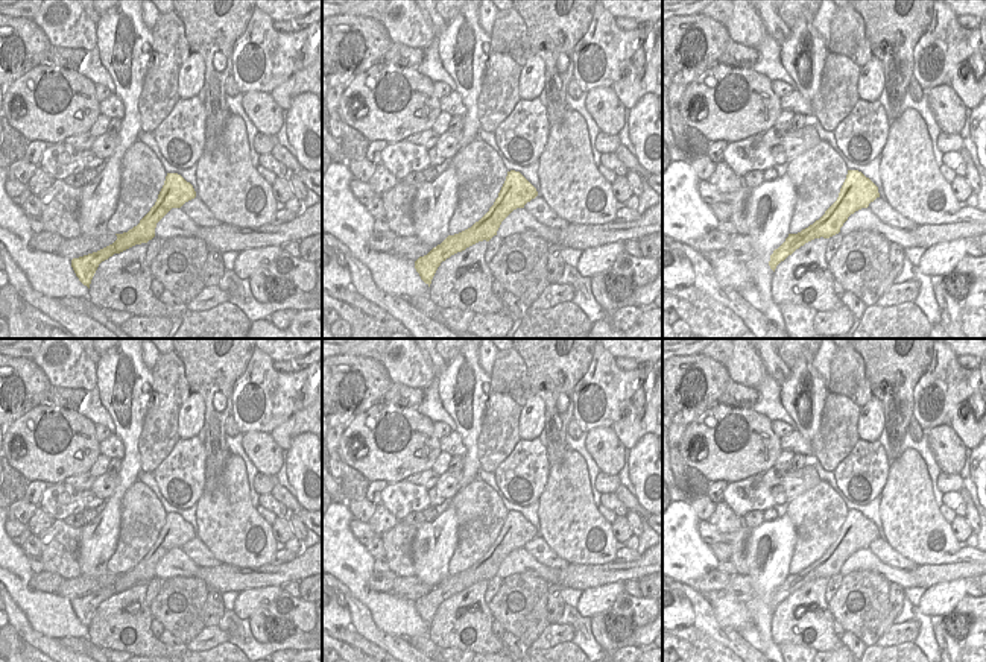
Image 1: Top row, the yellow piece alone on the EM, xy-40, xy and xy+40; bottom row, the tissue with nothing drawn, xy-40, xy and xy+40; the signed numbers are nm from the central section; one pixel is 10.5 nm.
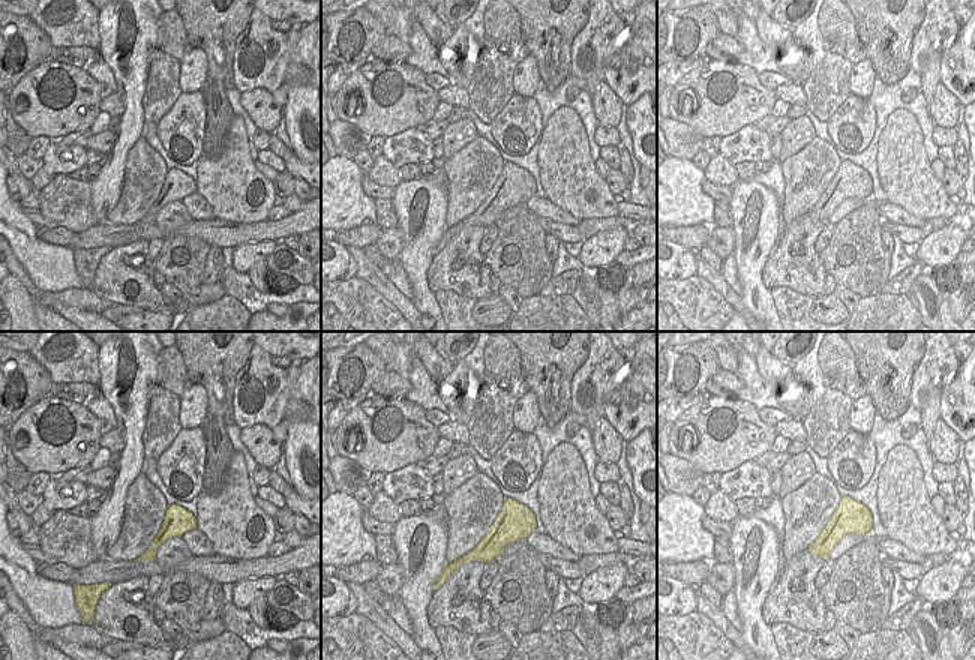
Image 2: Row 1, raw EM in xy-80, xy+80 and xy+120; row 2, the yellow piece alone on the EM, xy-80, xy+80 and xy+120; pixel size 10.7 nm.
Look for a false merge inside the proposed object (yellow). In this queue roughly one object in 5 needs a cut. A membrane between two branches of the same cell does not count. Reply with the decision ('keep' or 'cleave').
keep

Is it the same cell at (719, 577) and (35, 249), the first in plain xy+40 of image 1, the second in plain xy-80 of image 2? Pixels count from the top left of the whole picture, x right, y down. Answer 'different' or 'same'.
different

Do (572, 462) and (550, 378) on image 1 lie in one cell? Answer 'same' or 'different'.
different

